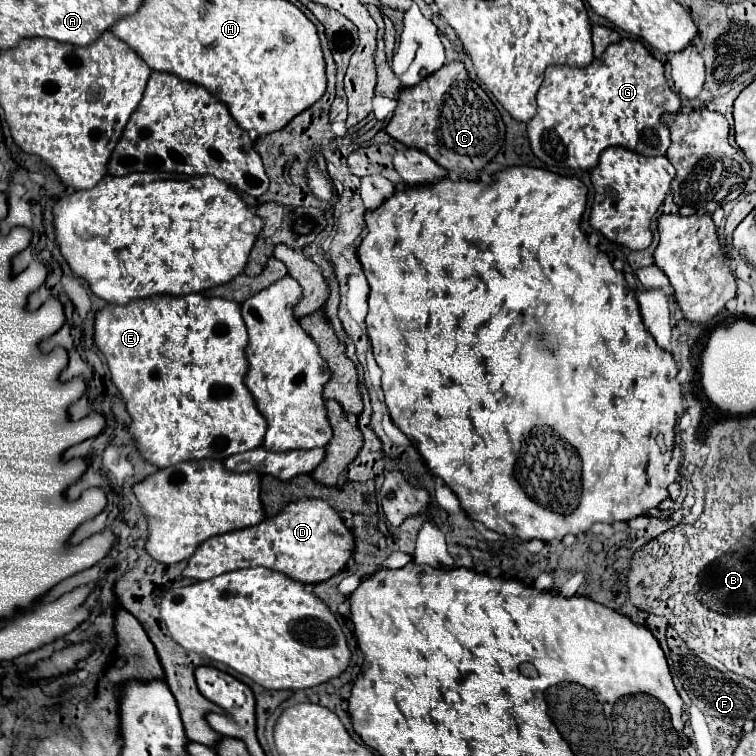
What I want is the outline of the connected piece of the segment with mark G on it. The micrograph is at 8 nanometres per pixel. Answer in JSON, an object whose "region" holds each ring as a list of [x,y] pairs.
{"region":[[[621,39],[589,67],[567,67],[551,65],[545,69],[543,83],[537,93],[537,115],[527,125],[527,135],[533,153],[549,167],[571,167],[571,169],[593,169],[599,163],[599,153],[607,147],[621,145],[641,155],[665,155],[669,149],[669,129],[661,123],[661,113],[677,113],[681,103],[679,95],[673,93],[663,75],[663,63],[655,59],[641,41]]]}

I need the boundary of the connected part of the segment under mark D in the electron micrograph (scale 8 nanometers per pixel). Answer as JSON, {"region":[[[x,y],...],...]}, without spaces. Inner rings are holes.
{"region":[[[301,499],[289,503],[279,515],[269,517],[259,525],[207,539],[189,559],[183,575],[205,581],[225,571],[261,565],[285,573],[295,581],[317,585],[343,571],[353,555],[353,549],[353,531],[329,503],[319,499]]]}

